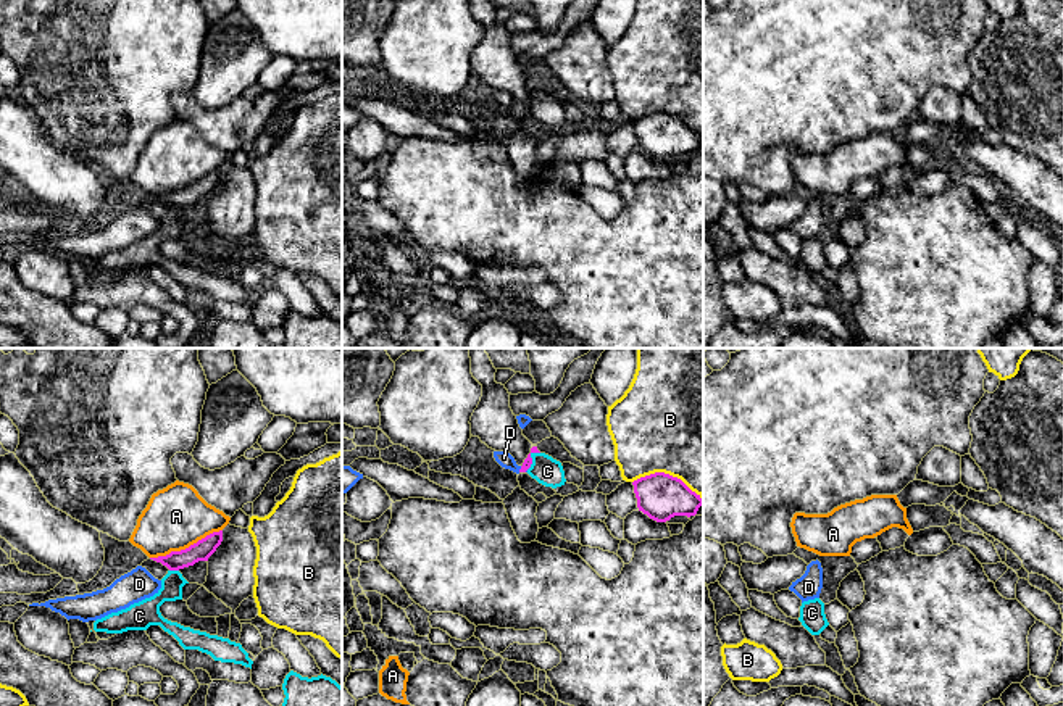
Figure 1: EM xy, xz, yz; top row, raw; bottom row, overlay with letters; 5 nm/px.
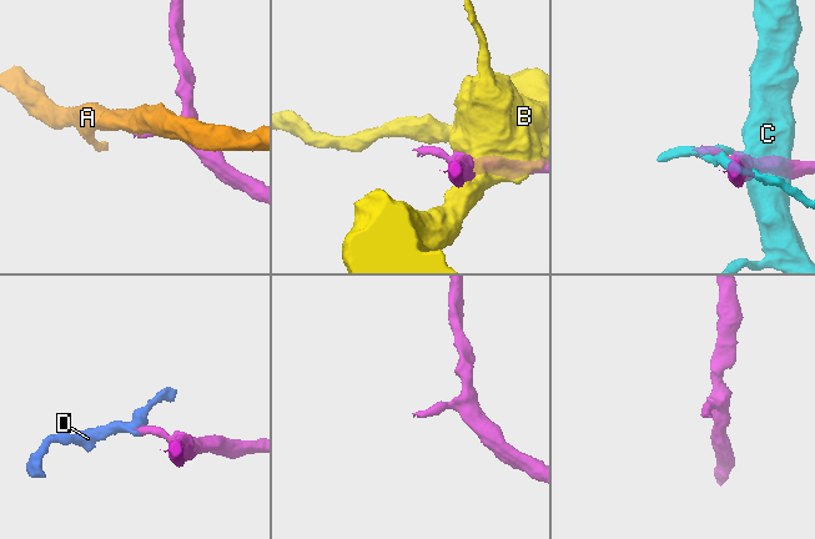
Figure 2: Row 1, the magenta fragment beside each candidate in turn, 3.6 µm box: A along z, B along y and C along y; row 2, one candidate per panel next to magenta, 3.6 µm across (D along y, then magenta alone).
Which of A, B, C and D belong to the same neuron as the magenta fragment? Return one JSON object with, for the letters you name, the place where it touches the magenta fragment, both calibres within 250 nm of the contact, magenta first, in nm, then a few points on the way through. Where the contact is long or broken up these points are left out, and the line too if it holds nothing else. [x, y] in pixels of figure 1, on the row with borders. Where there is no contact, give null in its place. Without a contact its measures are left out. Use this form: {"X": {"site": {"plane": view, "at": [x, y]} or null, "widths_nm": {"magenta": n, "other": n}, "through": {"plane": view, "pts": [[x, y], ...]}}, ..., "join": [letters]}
{"D": {"site": {"plane": "xz", "at": [520, 469]}, "widths_nm": {"magenta": 50, "other": 80}, "through": {"plane": "xz", "pts": [[528, 461], [520, 469], [504, 458]]}}, "join": ["D"]}

